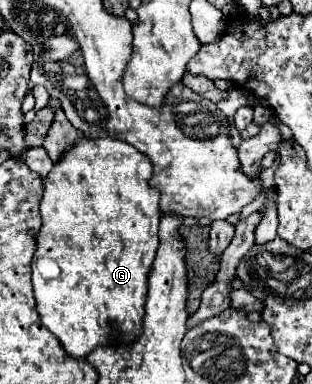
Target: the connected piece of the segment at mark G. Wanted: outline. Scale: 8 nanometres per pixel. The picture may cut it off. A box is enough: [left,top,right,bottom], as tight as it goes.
[31,137,161,359]

